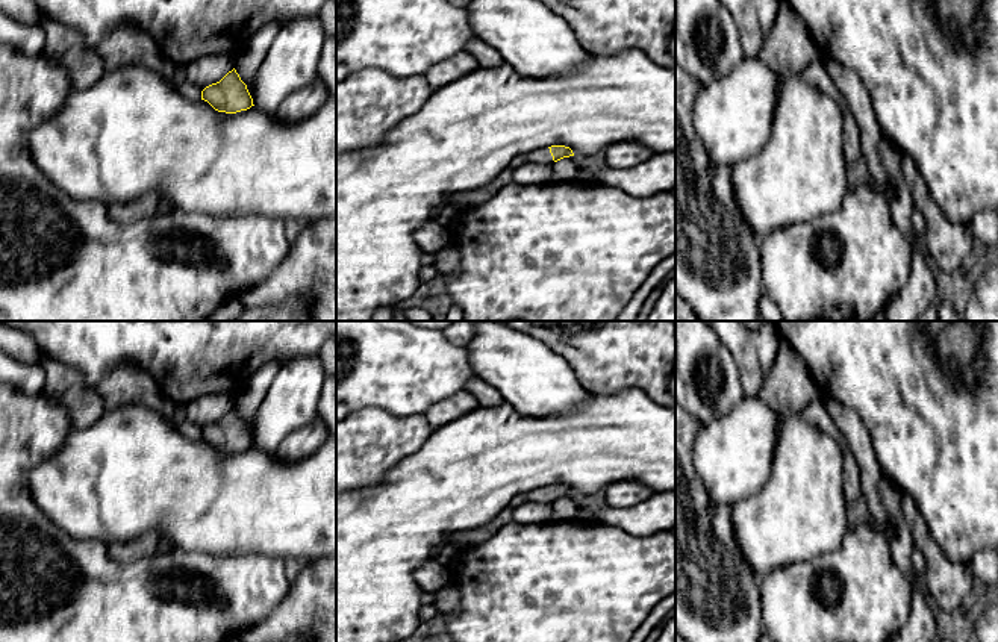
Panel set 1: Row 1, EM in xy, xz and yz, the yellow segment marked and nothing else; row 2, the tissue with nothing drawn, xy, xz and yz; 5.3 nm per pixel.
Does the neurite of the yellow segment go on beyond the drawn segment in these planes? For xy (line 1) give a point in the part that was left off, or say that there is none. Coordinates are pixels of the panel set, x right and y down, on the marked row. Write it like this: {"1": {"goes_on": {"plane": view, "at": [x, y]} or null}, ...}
{"1": {"goes_on": null}}

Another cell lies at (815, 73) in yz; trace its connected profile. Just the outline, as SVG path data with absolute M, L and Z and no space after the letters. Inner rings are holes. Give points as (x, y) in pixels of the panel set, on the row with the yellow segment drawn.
M810 62L798 73L804 80L810 82L821 91L830 94L842 111L850 111L850 106L844 97L844 94L836 88L824 65Z

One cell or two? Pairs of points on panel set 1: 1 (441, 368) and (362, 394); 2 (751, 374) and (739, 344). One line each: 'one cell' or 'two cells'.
1: one cell
2: one cell

